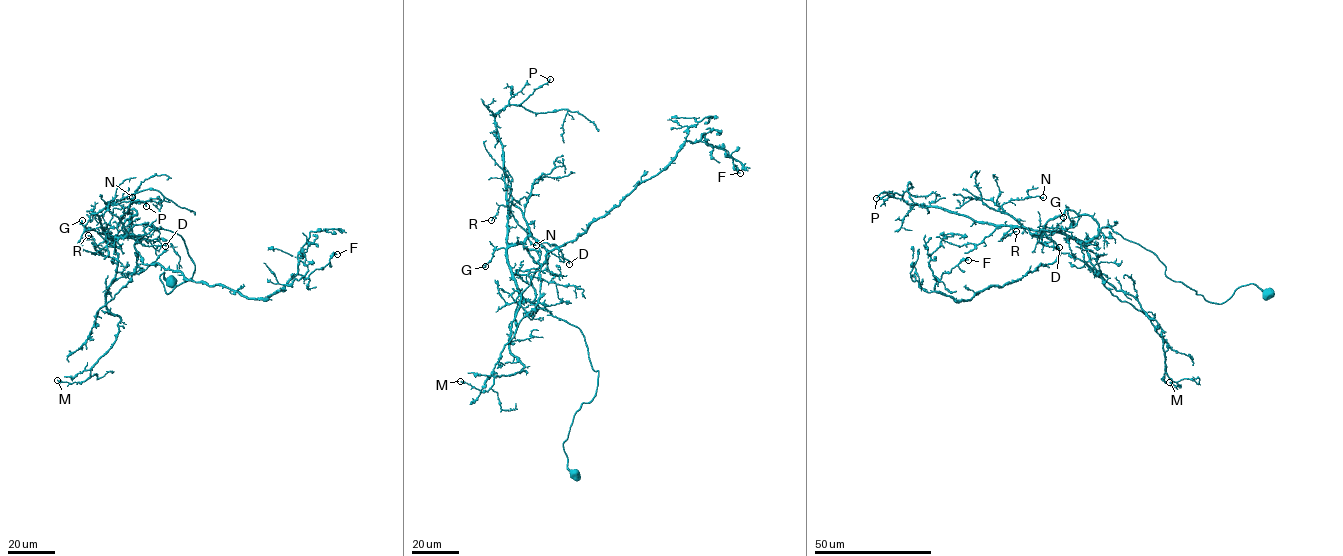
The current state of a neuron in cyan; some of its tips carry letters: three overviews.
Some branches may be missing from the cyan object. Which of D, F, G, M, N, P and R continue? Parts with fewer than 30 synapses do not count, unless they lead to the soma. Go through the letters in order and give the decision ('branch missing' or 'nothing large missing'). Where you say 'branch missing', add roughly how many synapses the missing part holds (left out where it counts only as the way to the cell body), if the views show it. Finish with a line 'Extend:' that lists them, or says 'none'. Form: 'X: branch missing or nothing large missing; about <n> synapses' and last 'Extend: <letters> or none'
D: nothing large missing
F: nothing large missing
G: nothing large missing
M: nothing large missing
N: nothing large missing
P: branch missing; about 30 synapses
R: nothing large missing
Extend: P

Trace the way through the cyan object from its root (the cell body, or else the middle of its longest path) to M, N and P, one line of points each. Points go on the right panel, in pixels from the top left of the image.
M: (1268, 294), (1248, 284), (1208, 302), (1103, 227), (1089, 261), (1157, 322), (1165, 372), (1181, 386), (1169, 382)
N: (1268, 294), (1248, 284), (1208, 302), (1108, 227), (1085, 241), (1033, 235), (1001, 207), (1043, 197)
P: (1268, 294), (1248, 284), (1208, 302), (1108, 227), (1081, 241), (979, 223), (895, 193), (876, 198)

